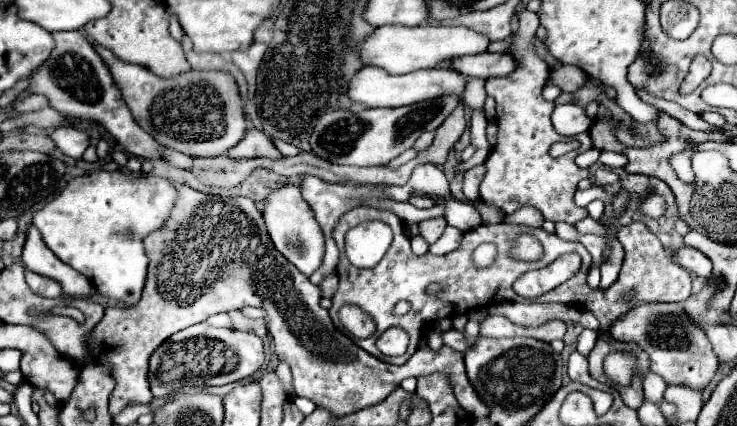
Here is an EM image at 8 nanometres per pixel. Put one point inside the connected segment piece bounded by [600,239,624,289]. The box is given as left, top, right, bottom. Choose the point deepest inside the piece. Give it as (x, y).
(610, 269)

